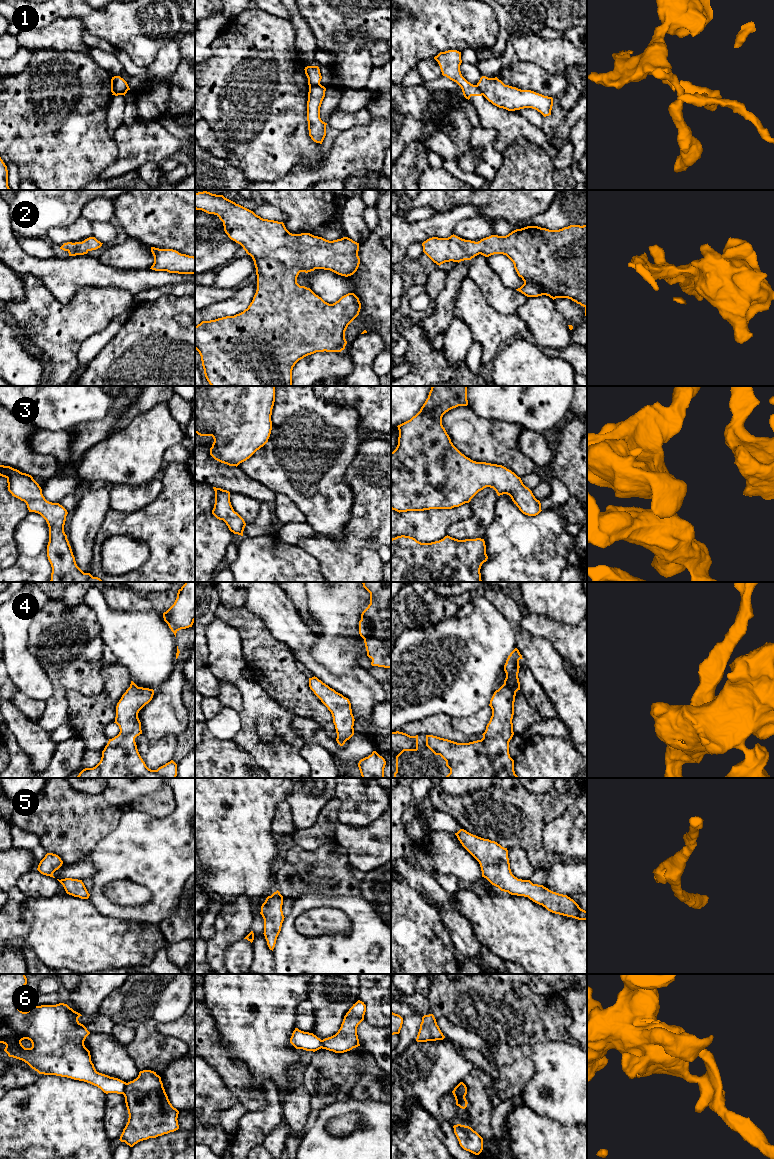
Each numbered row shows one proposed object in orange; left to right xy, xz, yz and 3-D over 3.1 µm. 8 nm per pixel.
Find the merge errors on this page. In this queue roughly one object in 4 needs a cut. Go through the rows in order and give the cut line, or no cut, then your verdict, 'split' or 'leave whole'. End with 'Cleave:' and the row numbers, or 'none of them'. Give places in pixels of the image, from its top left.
1: cut in xz along (319, 83), (309, 86); split
2: no cut; leave whole
3: no cut; leave whole
4: no cut; leave whole
5: no cut; leave whole
6: cut in xy along (126, 1083), (122, 1093); split
Cleave: 1, 6

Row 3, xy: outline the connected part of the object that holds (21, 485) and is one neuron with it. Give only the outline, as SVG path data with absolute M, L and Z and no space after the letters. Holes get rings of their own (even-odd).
M0 465L0 476L7 479L12 496L24 501L29 512L40 514L48 524L47 557L52 567L50 582L102 582L100 578L84 573L76 564L64 532L67 510L59 503L47 501L31 475Z

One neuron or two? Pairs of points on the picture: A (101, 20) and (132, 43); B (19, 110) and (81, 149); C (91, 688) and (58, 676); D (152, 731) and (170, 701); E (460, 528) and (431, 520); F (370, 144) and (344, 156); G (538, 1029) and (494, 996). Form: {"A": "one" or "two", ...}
{"A": "one", "B": "one", "C": "one", "D": "one", "E": "two", "F": "one", "G": "one"}

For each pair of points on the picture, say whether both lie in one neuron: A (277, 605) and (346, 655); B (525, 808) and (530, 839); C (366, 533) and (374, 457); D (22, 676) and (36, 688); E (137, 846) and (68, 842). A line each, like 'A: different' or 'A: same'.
A: different
B: same
C: same
D: same
E: different

